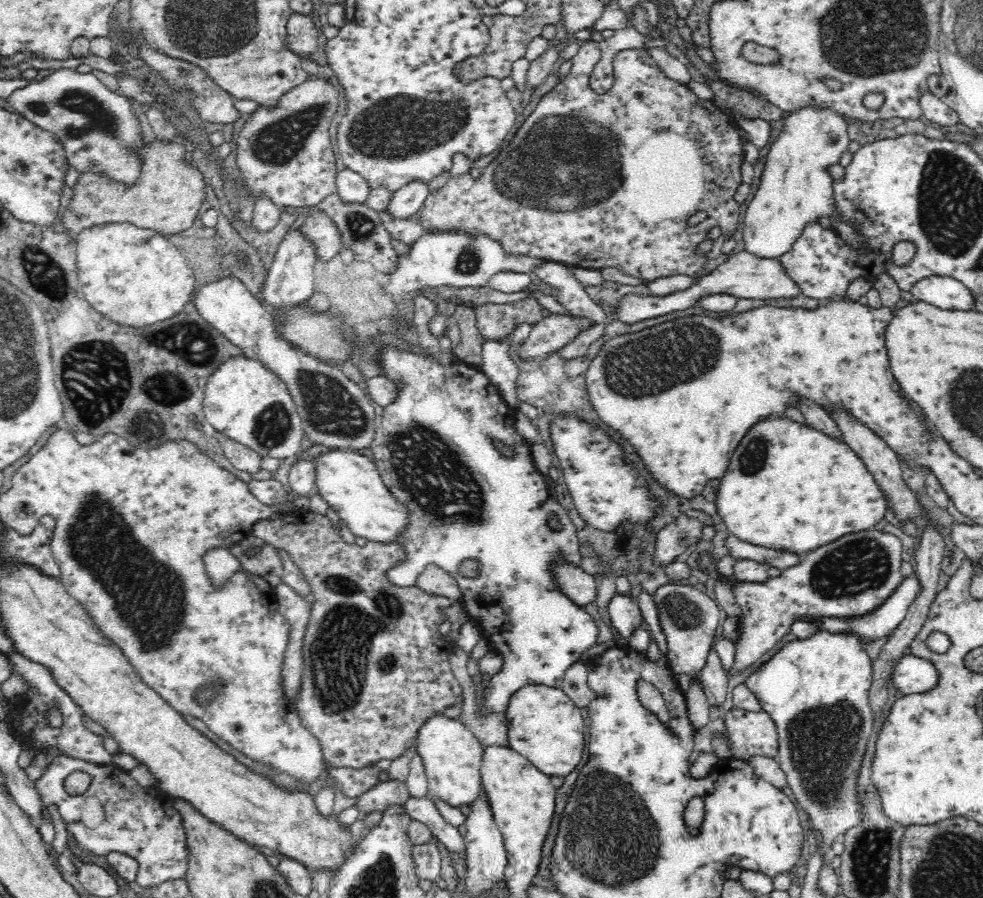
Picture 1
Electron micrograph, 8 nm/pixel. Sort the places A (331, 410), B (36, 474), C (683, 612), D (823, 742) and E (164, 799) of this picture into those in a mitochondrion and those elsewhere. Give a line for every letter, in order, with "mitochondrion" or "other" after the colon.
A: mitochondrion
B: other
C: mitochondrion
D: mitochondrion
E: other

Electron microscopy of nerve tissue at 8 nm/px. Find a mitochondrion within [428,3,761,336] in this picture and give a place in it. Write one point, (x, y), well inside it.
(555, 167)

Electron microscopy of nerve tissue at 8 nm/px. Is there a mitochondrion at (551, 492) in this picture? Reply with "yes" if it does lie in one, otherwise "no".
no

